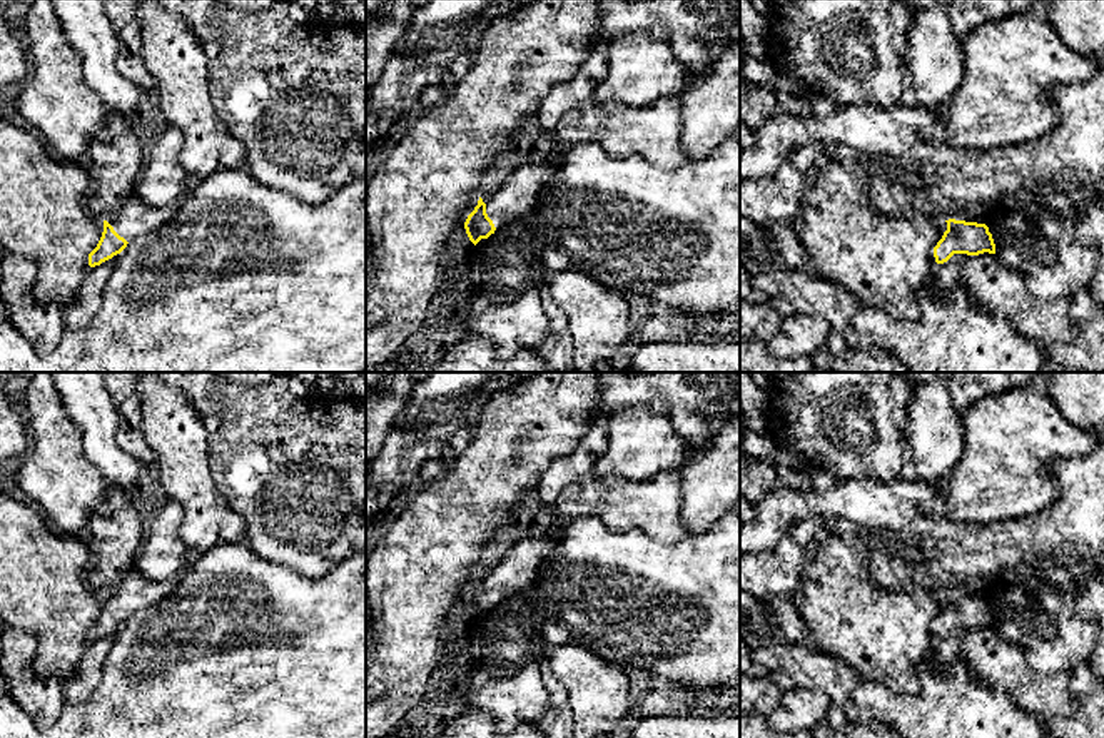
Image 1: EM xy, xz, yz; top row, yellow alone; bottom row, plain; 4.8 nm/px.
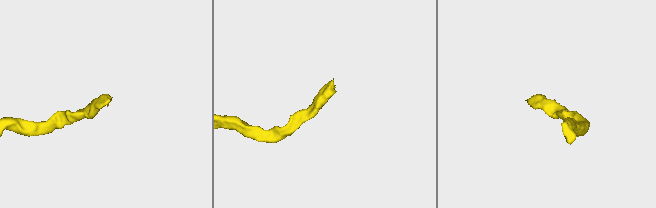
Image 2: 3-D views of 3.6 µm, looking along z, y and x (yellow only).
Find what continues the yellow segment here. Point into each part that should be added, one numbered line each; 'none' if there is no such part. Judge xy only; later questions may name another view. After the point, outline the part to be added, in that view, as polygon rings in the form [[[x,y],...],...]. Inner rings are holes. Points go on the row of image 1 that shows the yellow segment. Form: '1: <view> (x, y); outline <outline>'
1: xy (131, 217); outline [[[192,187],[172,205],[152,209],[144,205],[132,192],[120,199],[110,215],[105,219],[114,230],[127,242],[149,234],[167,222],[180,207],[182,200],[190,194]]]

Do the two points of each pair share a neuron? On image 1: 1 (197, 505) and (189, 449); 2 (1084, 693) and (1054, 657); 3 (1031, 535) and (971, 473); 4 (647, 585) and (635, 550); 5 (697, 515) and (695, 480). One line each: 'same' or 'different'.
1: same
2: different
3: different
4: same
5: same

